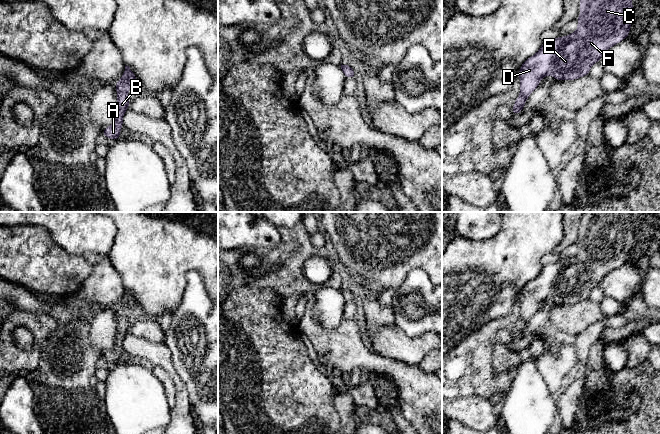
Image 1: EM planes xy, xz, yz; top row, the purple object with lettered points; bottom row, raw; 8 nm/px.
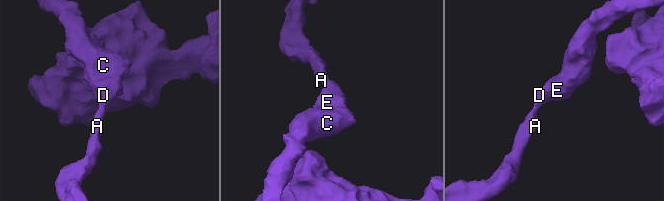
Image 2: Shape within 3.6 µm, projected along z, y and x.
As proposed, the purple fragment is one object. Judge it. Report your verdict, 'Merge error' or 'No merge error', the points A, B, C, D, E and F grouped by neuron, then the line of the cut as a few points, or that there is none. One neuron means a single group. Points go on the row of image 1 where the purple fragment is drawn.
No merge error. Groups: A B C D E F. No split

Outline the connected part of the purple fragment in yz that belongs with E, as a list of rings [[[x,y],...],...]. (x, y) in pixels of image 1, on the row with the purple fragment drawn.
[[[580,0],[579,9],[578,28],[573,34],[544,42],[539,51],[521,65],[518,75],[521,94],[511,108],[512,114],[517,115],[523,110],[541,78],[551,74],[555,80],[576,80],[589,75],[591,66],[598,63],[609,48],[629,36],[634,18],[632,0]]]

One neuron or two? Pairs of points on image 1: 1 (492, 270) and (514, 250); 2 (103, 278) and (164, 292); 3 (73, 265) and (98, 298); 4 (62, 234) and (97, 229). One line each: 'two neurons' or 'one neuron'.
1: one neuron
2: two neurons
3: two neurons
4: one neuron

